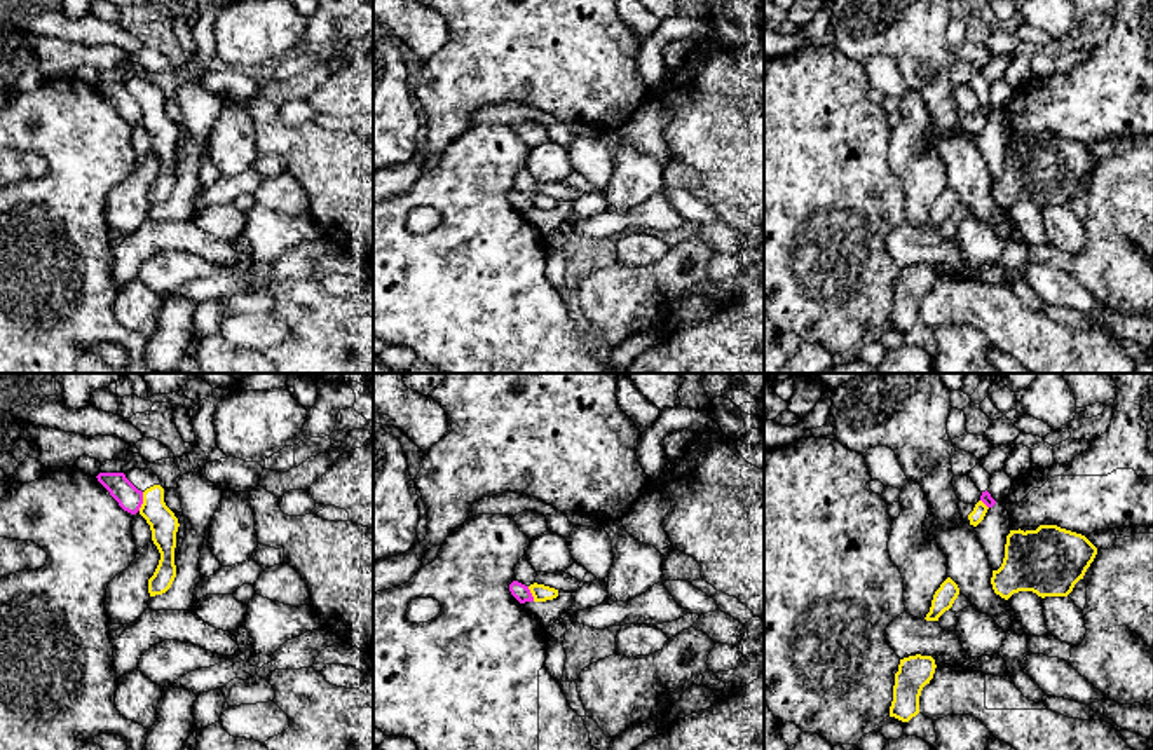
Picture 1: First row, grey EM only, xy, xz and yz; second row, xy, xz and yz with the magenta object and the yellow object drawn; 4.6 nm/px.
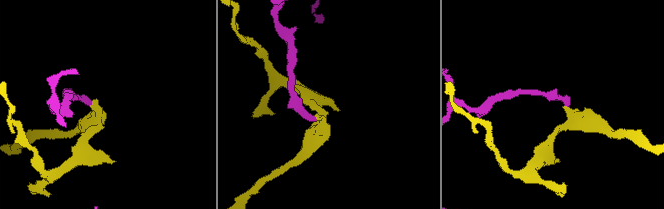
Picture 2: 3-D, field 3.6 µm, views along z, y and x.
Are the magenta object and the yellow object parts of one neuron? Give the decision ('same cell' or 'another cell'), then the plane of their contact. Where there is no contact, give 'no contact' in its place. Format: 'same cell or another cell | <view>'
same cell | xy

